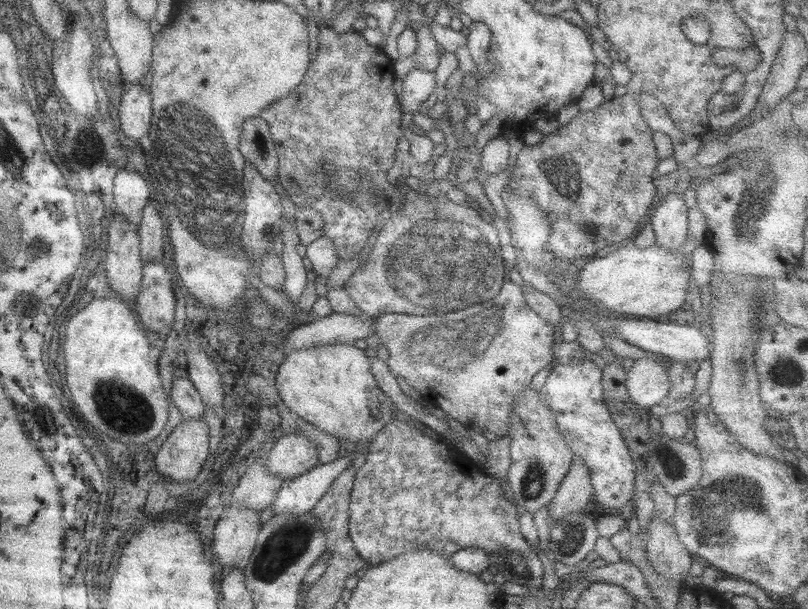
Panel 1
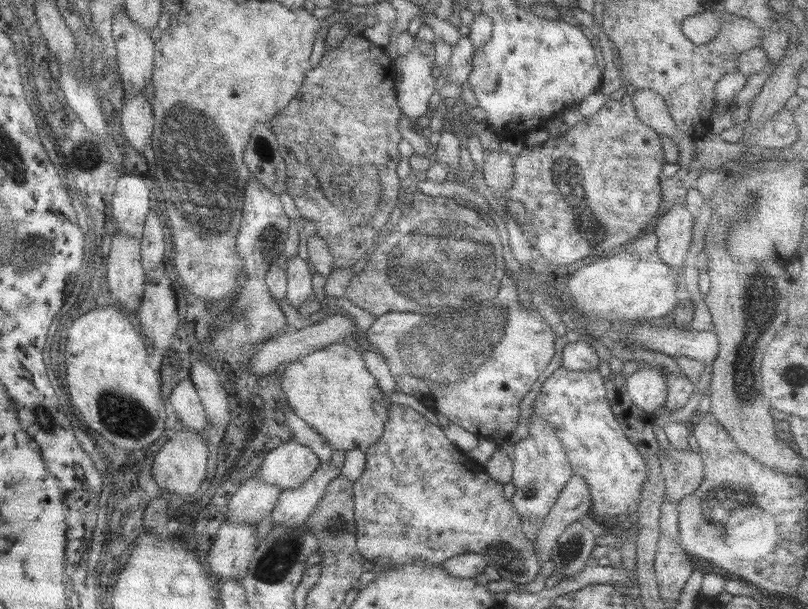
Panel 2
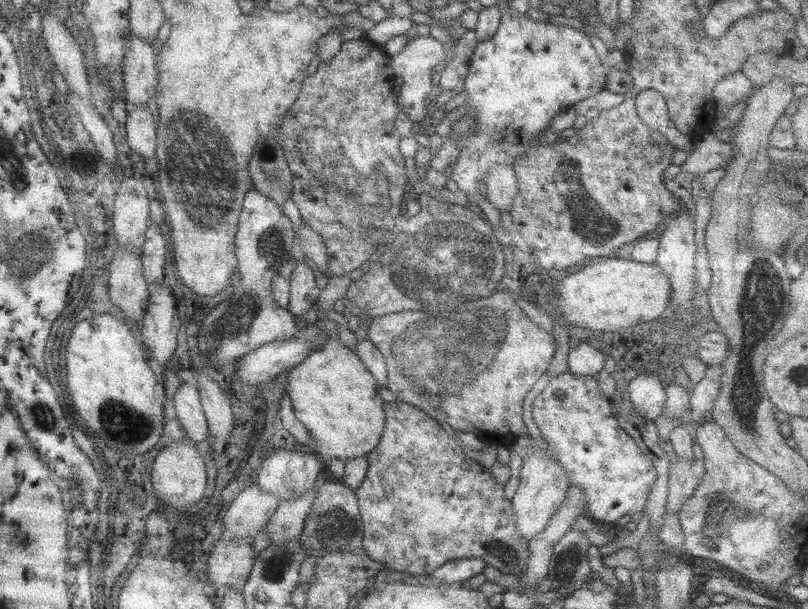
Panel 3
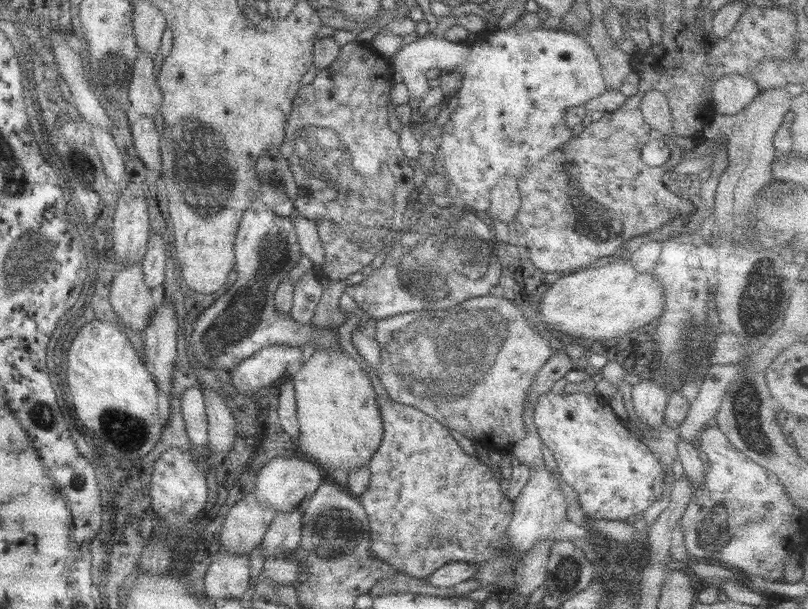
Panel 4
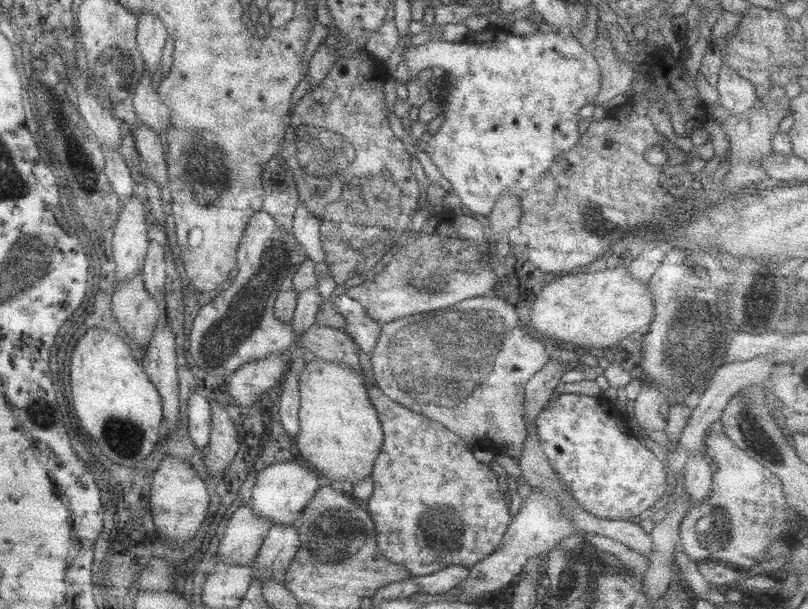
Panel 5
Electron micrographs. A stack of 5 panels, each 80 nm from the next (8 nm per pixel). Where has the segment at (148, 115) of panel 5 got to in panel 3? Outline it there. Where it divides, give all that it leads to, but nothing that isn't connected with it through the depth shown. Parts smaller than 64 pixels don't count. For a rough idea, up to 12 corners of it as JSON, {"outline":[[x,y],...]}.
{"outline":[[128,33],[122,98],[145,106],[158,92],[156,55]]}

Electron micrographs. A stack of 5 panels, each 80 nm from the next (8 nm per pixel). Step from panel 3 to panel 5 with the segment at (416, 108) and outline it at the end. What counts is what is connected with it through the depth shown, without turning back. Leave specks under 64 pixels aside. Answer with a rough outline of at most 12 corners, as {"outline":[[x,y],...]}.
{"outline":[[575,37],[401,53],[441,68],[424,152],[487,216],[580,139],[600,72]]}

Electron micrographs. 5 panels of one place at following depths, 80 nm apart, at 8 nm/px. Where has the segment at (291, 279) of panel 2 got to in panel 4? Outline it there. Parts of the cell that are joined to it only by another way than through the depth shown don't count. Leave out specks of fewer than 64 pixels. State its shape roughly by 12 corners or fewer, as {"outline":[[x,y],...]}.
{"outline":[[311,270],[293,287],[289,315],[309,325],[322,286]]}

